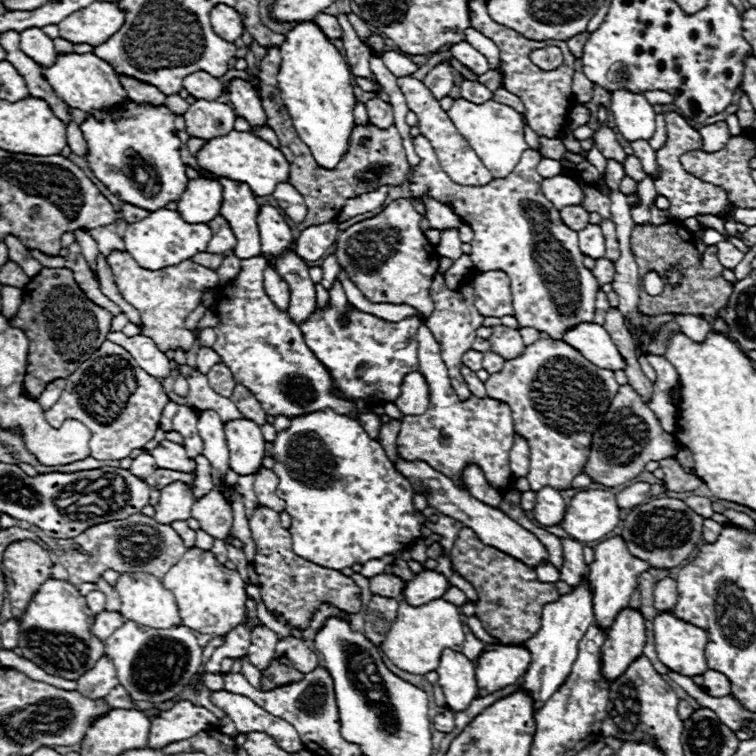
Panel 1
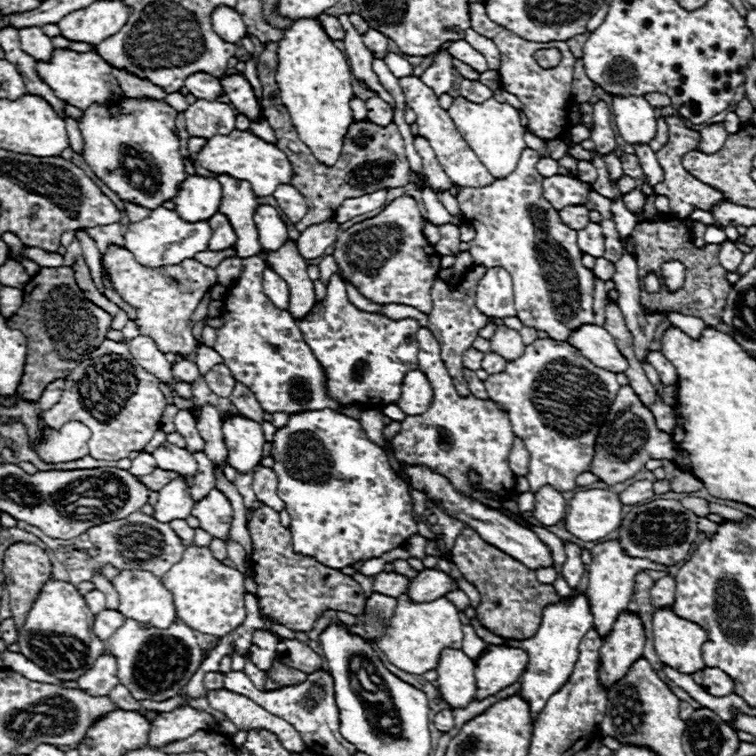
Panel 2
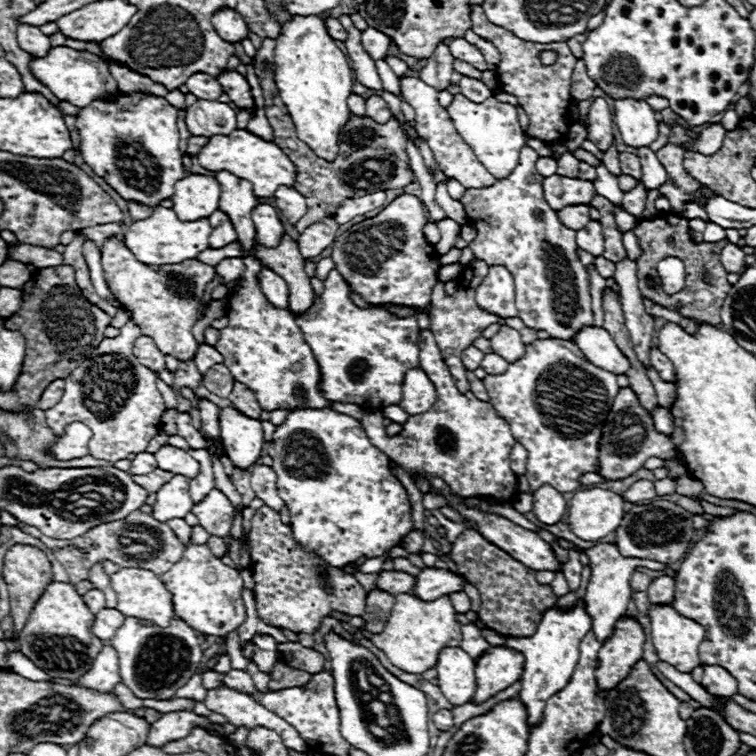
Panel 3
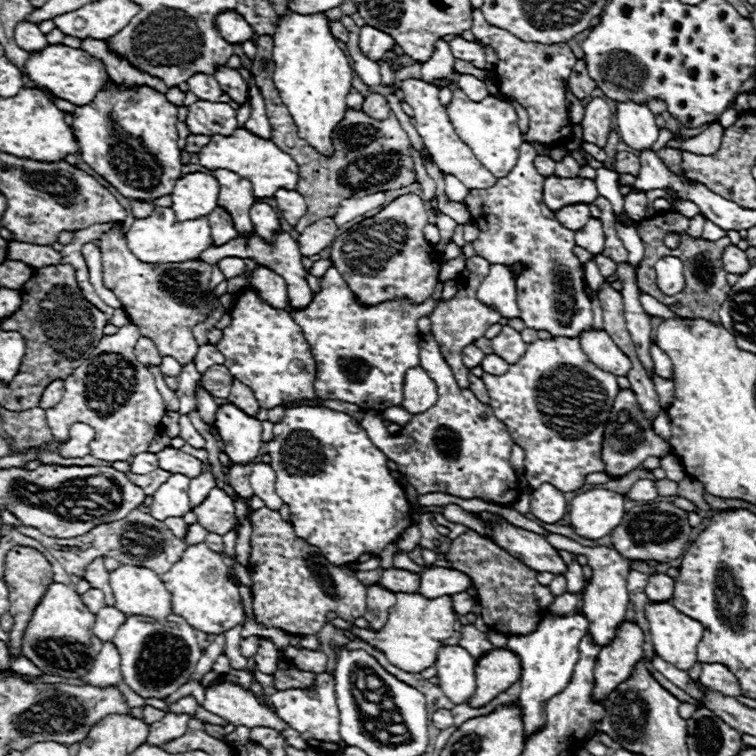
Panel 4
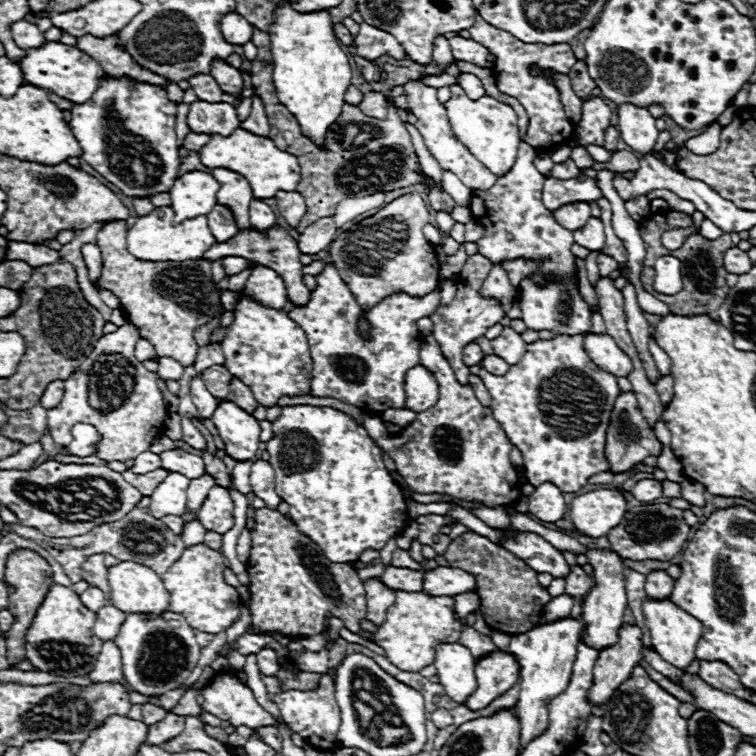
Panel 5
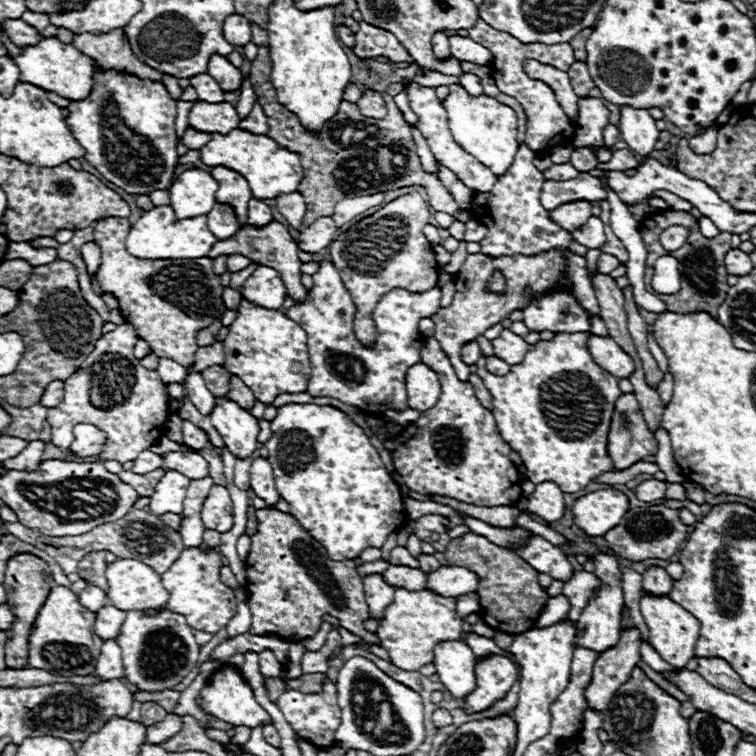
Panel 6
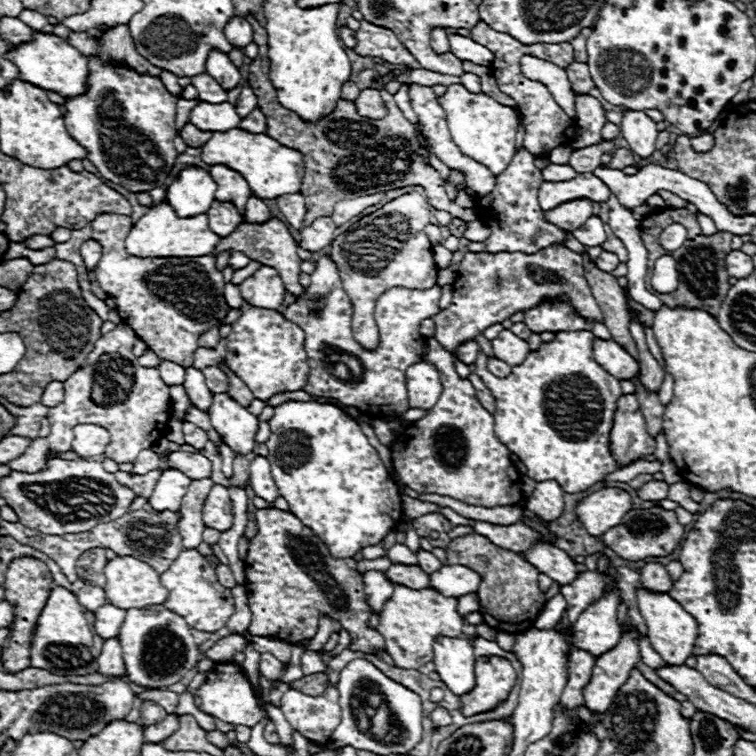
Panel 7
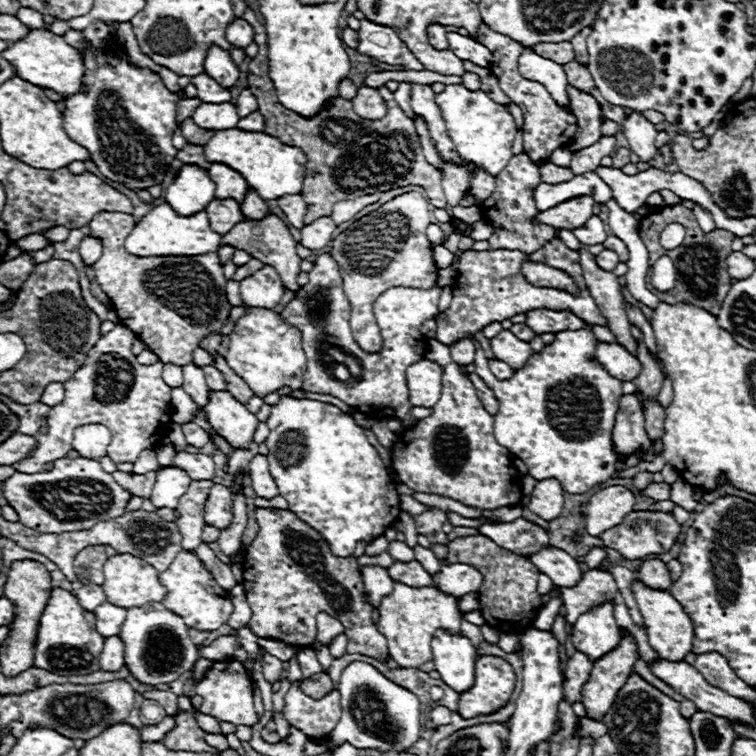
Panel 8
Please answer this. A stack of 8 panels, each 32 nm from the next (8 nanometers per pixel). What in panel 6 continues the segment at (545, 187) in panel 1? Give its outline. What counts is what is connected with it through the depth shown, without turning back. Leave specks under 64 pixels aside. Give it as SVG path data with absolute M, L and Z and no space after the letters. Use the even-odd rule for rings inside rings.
M580 172L578 178L572 180L546 180L540 190L540 204L546 210L554 210L560 204L574 200L606 200L606 190L596 176L588 172Z

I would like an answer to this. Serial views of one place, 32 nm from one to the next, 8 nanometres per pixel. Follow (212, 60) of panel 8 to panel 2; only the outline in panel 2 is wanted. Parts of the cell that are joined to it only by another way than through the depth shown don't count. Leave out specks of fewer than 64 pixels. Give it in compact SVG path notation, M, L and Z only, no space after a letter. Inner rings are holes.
M240 74L222 76L220 84L240 114L246 114L250 120L260 118L260 104L252 92L252 86L246 82L244 76L240 76Z

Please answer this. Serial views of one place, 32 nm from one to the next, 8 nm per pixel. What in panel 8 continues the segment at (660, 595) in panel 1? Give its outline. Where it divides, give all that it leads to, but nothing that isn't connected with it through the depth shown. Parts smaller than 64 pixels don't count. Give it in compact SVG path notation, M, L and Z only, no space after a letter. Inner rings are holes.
M660 558L644 560L644 562L638 566L638 580L646 582L646 586L658 588L658 590L668 590L668 588L672 586L670 572L668 572L666 564L664 564Z

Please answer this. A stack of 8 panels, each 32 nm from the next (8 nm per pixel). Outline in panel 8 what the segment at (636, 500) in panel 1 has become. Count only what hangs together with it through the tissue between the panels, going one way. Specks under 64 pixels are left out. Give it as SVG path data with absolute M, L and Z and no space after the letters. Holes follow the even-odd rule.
M666 482L650 484L650 486L644 490L644 494L646 494L648 498L654 498L656 502L660 502L660 500L668 500L668 498L670 498L670 484L666 484Z

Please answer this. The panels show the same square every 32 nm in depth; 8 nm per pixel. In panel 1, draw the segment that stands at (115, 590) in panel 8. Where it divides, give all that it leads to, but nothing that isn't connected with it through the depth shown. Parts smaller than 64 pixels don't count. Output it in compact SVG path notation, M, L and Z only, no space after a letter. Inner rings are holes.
M124 572L124 574L120 574L114 588L120 594L120 602L122 602L120 614L126 620L134 620L148 628L170 628L174 624L180 624L174 596L170 590L166 590L162 586L162 582L156 576L152 576L148 572Z

